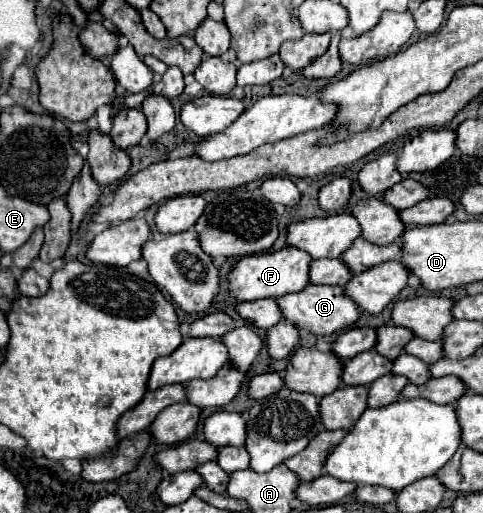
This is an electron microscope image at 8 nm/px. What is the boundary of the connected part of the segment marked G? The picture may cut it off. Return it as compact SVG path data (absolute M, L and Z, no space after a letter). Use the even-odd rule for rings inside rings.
M308 285L304 291L284 295L276 301L288 321L300 329L310 329L314 335L332 335L344 331L362 317L362 309L344 293L344 287L338 285Z

